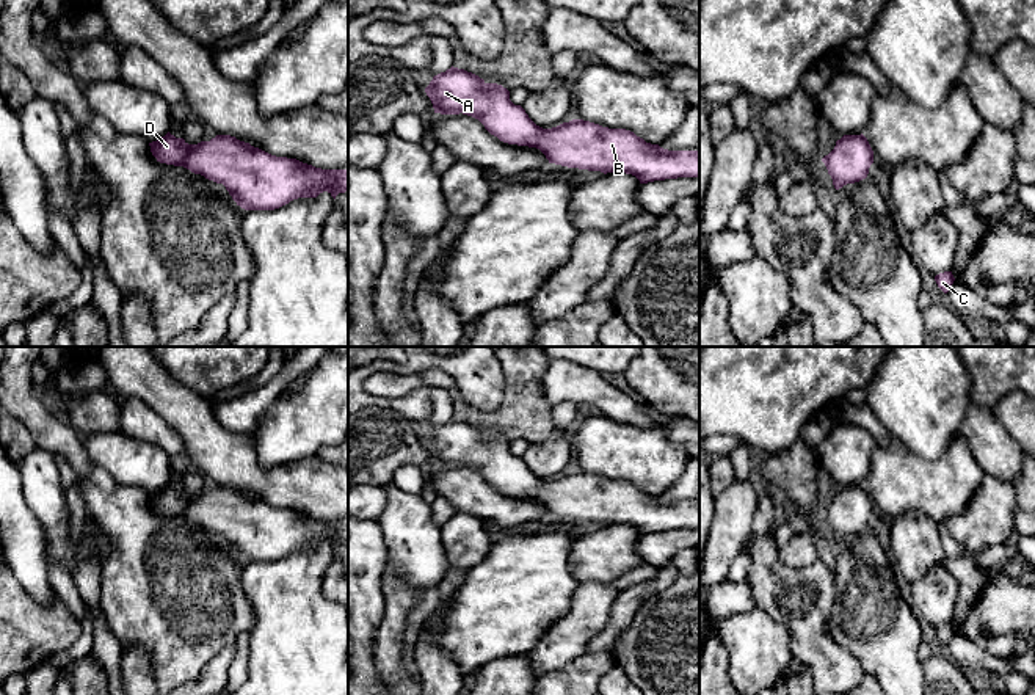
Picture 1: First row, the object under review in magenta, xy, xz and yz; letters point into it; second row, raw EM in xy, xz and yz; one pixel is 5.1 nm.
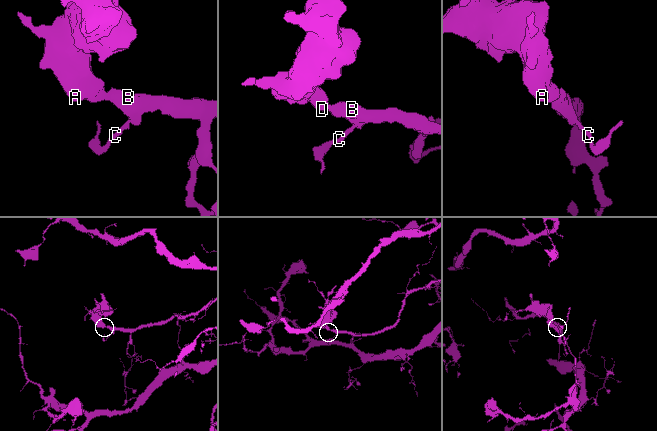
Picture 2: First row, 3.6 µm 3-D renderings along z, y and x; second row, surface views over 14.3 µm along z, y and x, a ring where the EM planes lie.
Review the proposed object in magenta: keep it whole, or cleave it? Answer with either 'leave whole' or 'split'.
leave whole

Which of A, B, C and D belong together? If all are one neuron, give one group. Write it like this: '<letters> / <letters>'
A B C D

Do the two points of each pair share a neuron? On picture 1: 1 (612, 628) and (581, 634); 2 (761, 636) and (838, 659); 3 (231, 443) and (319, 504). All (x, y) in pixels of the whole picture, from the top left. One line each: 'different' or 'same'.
1: different
2: different
3: same

